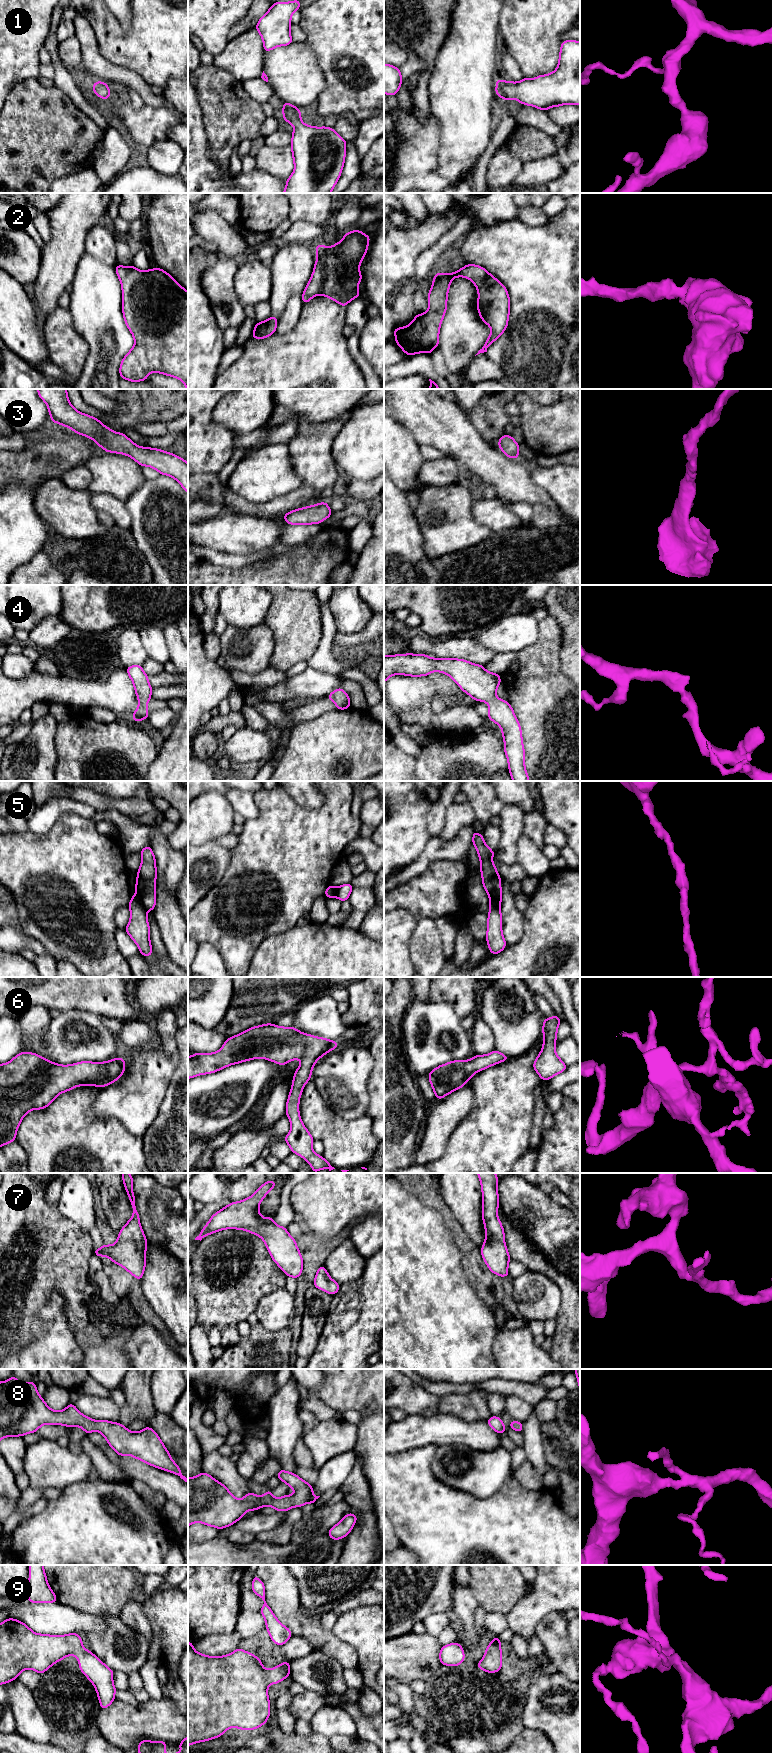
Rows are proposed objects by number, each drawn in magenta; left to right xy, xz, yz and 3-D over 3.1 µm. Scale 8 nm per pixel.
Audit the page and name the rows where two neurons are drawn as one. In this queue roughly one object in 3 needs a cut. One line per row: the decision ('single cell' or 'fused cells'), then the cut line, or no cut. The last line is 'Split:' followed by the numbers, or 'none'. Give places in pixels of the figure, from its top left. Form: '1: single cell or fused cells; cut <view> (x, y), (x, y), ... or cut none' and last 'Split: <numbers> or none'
1: single cell; cut none
2: single cell; cut none
3: single cell; cut none
4: single cell; cut none
5: fused cells; cut xy (136, 894), (146, 910)
6: single cell; cut none
7: single cell; cut none
8: single cell; cut none
9: single cell; cut none
Split: 5

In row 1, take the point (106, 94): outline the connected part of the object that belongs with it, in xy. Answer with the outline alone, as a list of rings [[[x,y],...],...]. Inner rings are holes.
[[[95,81],[93,87],[93,92],[96,96],[100,97],[101,99],[109,99],[110,98],[110,89],[105,82]]]

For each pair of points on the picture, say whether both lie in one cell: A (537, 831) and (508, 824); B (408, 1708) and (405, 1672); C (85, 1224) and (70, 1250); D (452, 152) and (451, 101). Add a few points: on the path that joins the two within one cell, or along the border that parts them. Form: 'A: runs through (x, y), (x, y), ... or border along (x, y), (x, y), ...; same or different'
A: border along (525, 813), (523, 833); different
B: border along (394, 1678), (409, 1685); different
C: border along (62, 1215), (72, 1220), (82, 1230), (88, 1232); different
D: runs through (452, 139), (452, 114); same

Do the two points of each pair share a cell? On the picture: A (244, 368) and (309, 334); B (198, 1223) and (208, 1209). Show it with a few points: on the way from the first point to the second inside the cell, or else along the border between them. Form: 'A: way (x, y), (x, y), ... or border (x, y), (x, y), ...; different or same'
A: way (260, 368), (274, 368), (293, 349); same
B: way (200, 1220), (207, 1212); same

